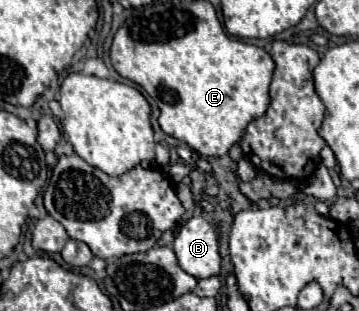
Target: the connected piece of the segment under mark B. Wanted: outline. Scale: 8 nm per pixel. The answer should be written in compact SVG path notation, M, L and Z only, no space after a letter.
M193 216L187 220L175 242L173 242L179 266L195 276L207 278L221 272L221 254L219 254L219 228L203 216Z

